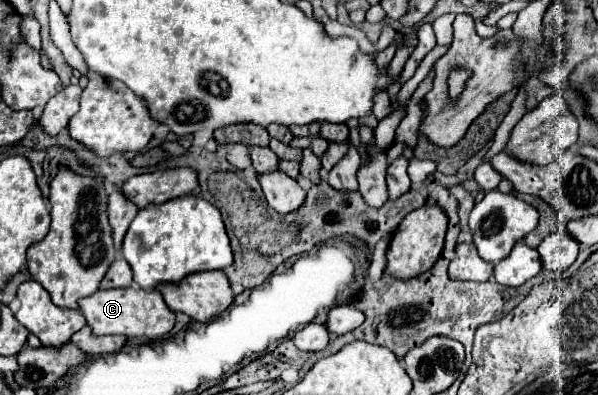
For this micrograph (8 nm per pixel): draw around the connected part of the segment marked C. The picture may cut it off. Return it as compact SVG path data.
M137 285L125 289L99 289L97 293L79 301L79 311L85 315L93 335L123 335L127 339L161 339L175 325L175 313L167 307L159 291L145 291Z

